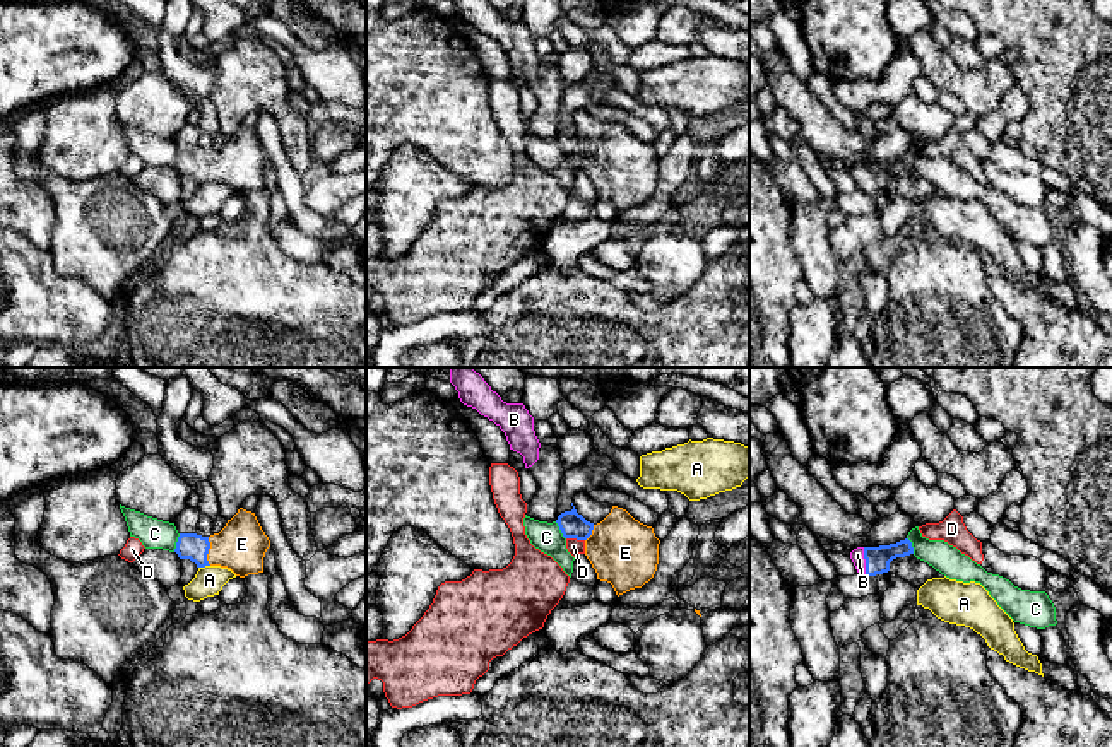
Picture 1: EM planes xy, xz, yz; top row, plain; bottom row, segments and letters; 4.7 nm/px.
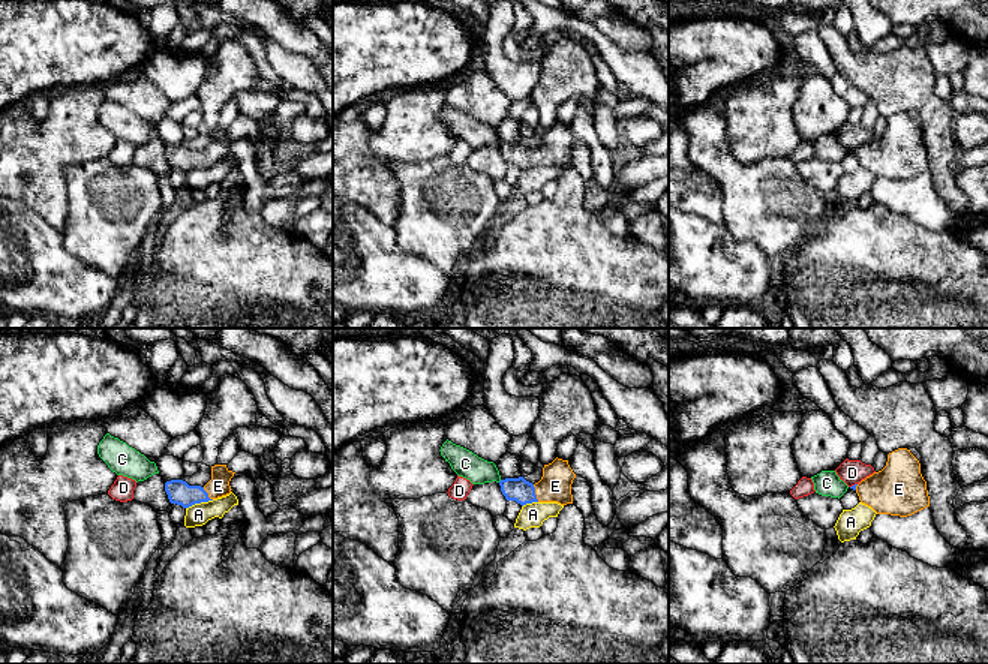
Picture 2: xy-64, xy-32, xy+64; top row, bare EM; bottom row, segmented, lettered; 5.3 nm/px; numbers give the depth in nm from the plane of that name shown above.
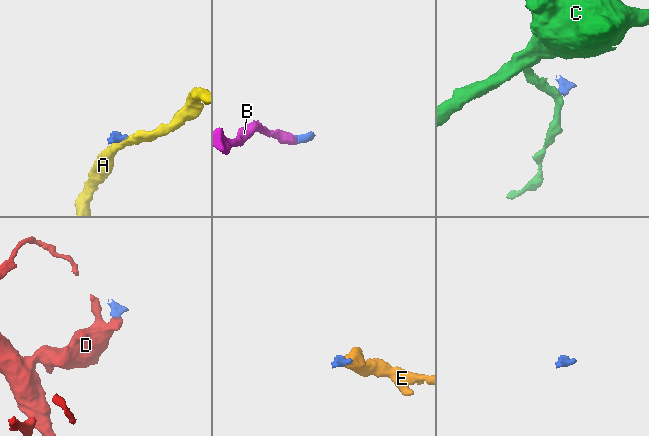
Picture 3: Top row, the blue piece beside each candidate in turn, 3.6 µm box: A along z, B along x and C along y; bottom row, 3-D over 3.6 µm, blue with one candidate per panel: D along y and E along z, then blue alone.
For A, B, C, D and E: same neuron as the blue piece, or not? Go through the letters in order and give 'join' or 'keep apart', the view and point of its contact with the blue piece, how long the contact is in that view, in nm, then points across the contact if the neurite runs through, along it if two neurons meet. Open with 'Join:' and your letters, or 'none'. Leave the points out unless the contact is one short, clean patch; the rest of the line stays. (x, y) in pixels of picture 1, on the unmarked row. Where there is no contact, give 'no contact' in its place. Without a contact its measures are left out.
Join: B, E
A: keep apart; contact xy (204, 183); length 60 nm; border xy (209, 182), (199, 185)
B: join; contact yz (866, 178); length 130 nm; way yz (878, 176), (866, 178), (857, 171)
C: keep apart; contact xy (177, 159); length 90 nm; border xy (180, 151), (173, 168)
D: keep apart; contact xz (575, 154); length 90 nm; border xz (567, 154), (584, 158)
E: join; contact xy (207, 168); length 140 nm; way xy (195, 164), (207, 168), (230, 166), (242, 161)

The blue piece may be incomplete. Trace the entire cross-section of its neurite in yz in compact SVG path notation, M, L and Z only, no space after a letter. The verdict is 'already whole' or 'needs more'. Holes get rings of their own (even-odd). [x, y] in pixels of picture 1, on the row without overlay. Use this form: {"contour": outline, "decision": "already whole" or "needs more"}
{"contour": "M908 156L879 164L857 164L850 169L850 176L859 191L876 193L890 188L890 179L896 174L914 171Z", "decision": "needs more"}

